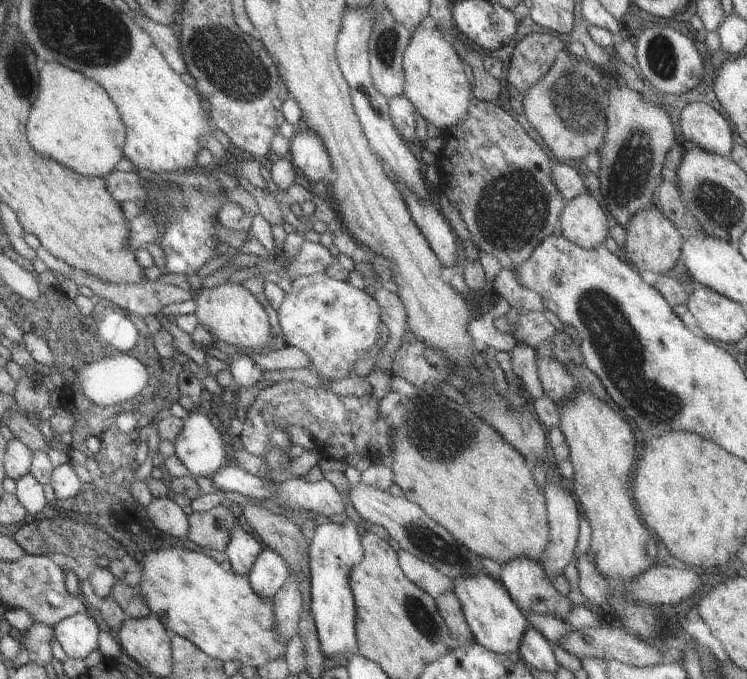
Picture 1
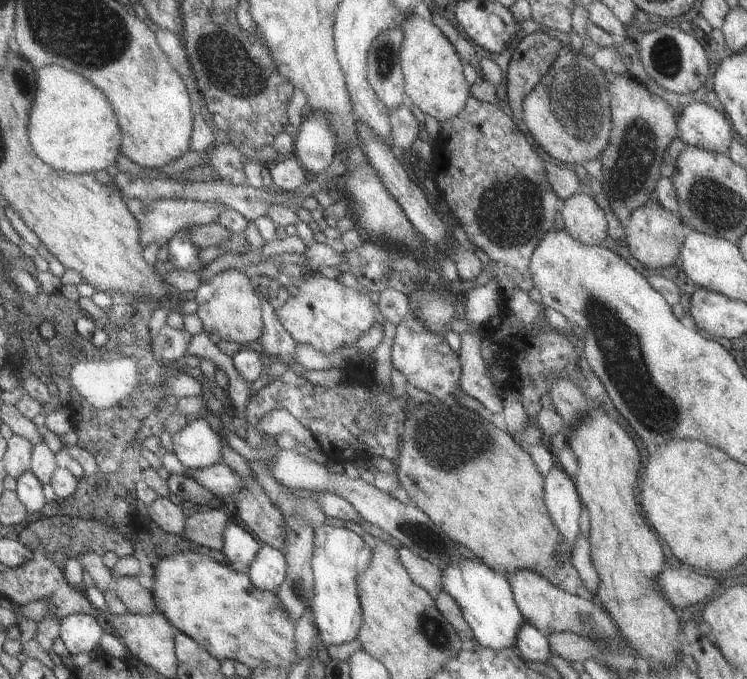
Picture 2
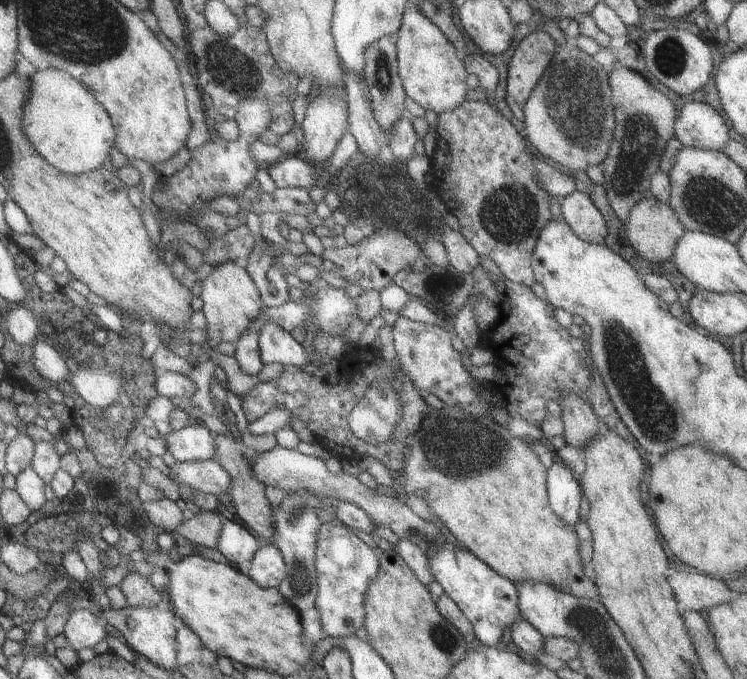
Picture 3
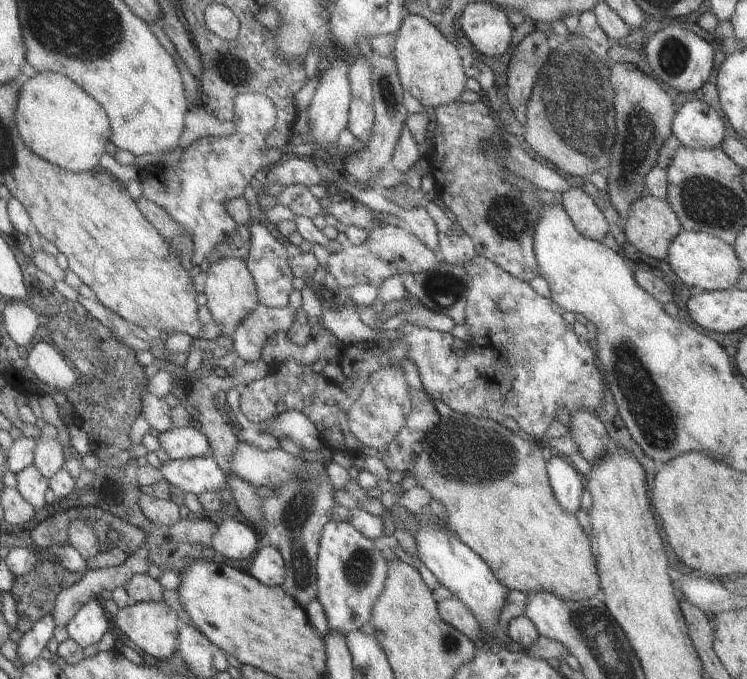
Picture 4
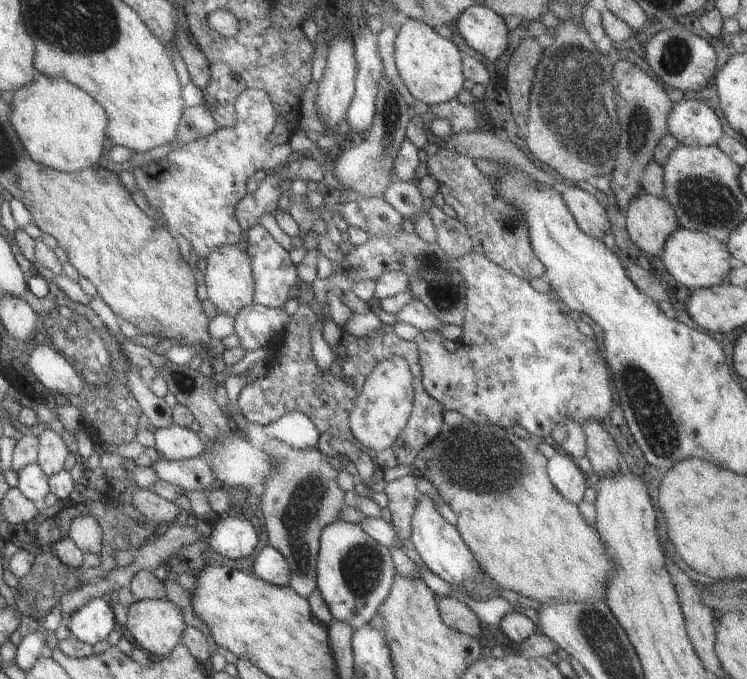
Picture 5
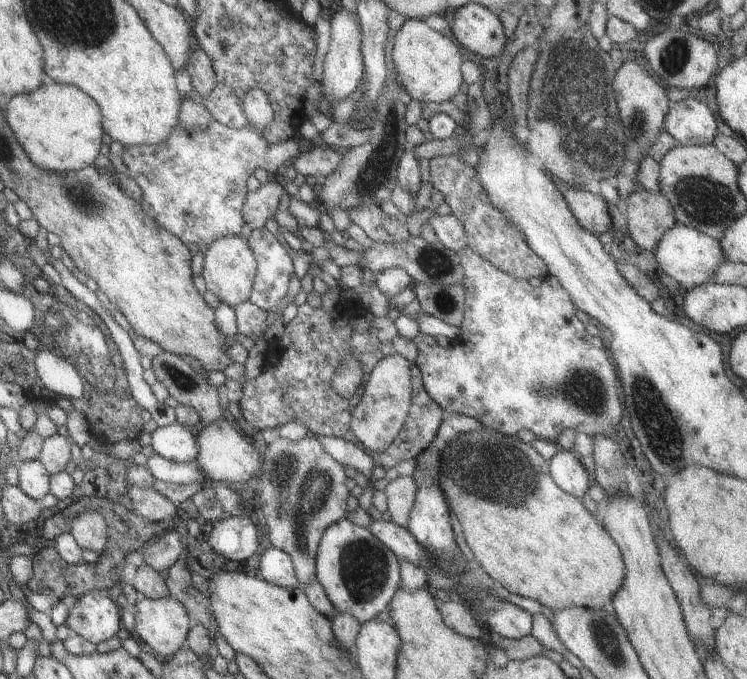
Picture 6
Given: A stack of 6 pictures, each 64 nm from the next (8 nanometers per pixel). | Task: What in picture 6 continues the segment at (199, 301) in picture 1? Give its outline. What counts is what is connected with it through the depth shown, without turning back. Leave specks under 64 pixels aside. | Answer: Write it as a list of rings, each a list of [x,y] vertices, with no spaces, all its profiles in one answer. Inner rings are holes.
[[[239,234],[221,235],[221,238],[212,240],[202,251],[204,259],[200,275],[203,277],[207,291],[218,302],[222,302],[222,306],[228,304],[234,308],[236,304],[247,301],[256,269],[255,257],[248,242]]]

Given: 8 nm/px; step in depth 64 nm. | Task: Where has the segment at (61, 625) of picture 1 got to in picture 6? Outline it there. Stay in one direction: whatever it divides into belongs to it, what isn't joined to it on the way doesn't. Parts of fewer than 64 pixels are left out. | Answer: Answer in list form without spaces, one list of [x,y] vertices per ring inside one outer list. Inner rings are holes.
[[[109,593],[78,595],[64,620],[74,634],[93,644],[111,638],[122,627],[120,608]]]

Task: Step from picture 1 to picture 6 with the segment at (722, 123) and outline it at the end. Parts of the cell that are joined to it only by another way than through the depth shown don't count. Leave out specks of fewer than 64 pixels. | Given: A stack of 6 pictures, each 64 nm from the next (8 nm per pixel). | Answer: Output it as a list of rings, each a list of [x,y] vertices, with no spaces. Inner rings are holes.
[[[693,98],[671,103],[664,116],[663,128],[680,145],[708,145],[715,132],[715,118],[709,108]]]

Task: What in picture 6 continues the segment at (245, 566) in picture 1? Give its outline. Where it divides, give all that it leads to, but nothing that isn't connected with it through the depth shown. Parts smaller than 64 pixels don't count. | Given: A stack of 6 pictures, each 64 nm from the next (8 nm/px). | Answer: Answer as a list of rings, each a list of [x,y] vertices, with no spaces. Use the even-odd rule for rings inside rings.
[[[228,515],[212,524],[206,538],[214,553],[227,560],[247,560],[257,550],[257,529],[247,516]]]

